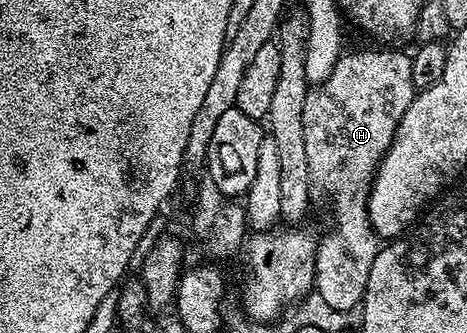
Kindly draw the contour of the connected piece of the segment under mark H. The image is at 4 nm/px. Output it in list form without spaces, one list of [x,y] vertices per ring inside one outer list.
[[[351,52],[340,55],[329,78],[316,84],[305,98],[303,130],[305,136],[305,159],[309,162],[309,182],[316,197],[327,200],[331,207],[331,229],[318,237],[315,245],[314,291],[325,298],[325,306],[335,314],[351,314],[363,302],[365,286],[369,282],[369,270],[373,258],[381,247],[380,237],[371,226],[367,203],[371,187],[383,156],[389,150],[397,134],[397,126],[409,110],[417,89],[413,86],[413,70],[410,55],[403,52]]]

